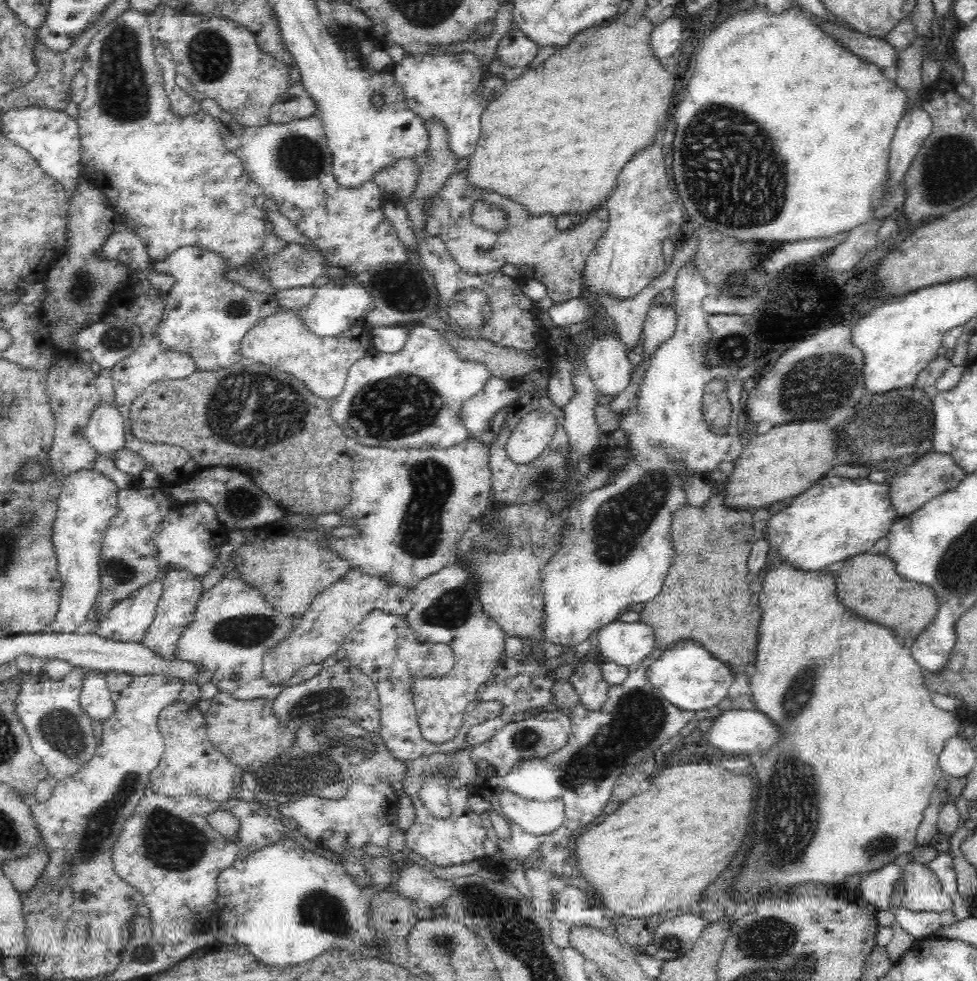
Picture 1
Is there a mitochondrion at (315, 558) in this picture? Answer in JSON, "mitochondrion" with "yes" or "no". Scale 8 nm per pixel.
{"mitochondrion":"no"}

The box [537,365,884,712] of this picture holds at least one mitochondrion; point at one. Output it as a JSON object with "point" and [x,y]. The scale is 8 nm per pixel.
{"point":[620,524]}

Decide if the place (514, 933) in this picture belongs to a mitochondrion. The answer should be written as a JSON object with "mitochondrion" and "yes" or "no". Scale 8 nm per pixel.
{"mitochondrion":"yes"}

